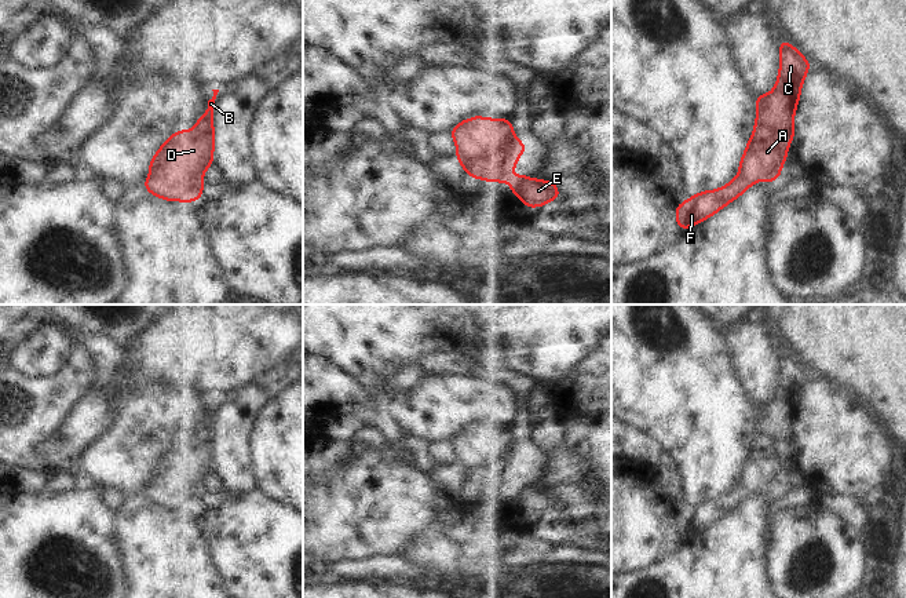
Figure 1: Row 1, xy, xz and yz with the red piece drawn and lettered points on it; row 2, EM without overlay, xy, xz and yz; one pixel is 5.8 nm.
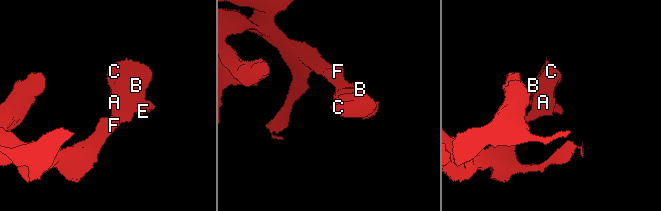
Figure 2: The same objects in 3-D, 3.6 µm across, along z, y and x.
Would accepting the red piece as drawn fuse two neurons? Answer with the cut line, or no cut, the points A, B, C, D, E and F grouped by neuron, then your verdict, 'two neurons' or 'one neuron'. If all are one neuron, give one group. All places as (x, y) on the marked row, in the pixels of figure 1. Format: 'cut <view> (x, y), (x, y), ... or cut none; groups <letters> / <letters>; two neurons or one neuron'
cut none; groups A B C D E F; one neuron

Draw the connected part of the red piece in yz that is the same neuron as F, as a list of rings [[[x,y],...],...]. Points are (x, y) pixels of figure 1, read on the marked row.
[[[789,43],[779,45],[781,68],[770,94],[756,98],[753,135],[739,161],[739,174],[717,190],[701,192],[676,207],[677,226],[690,229],[739,197],[753,183],[775,182],[794,135],[794,112],[810,62]]]

